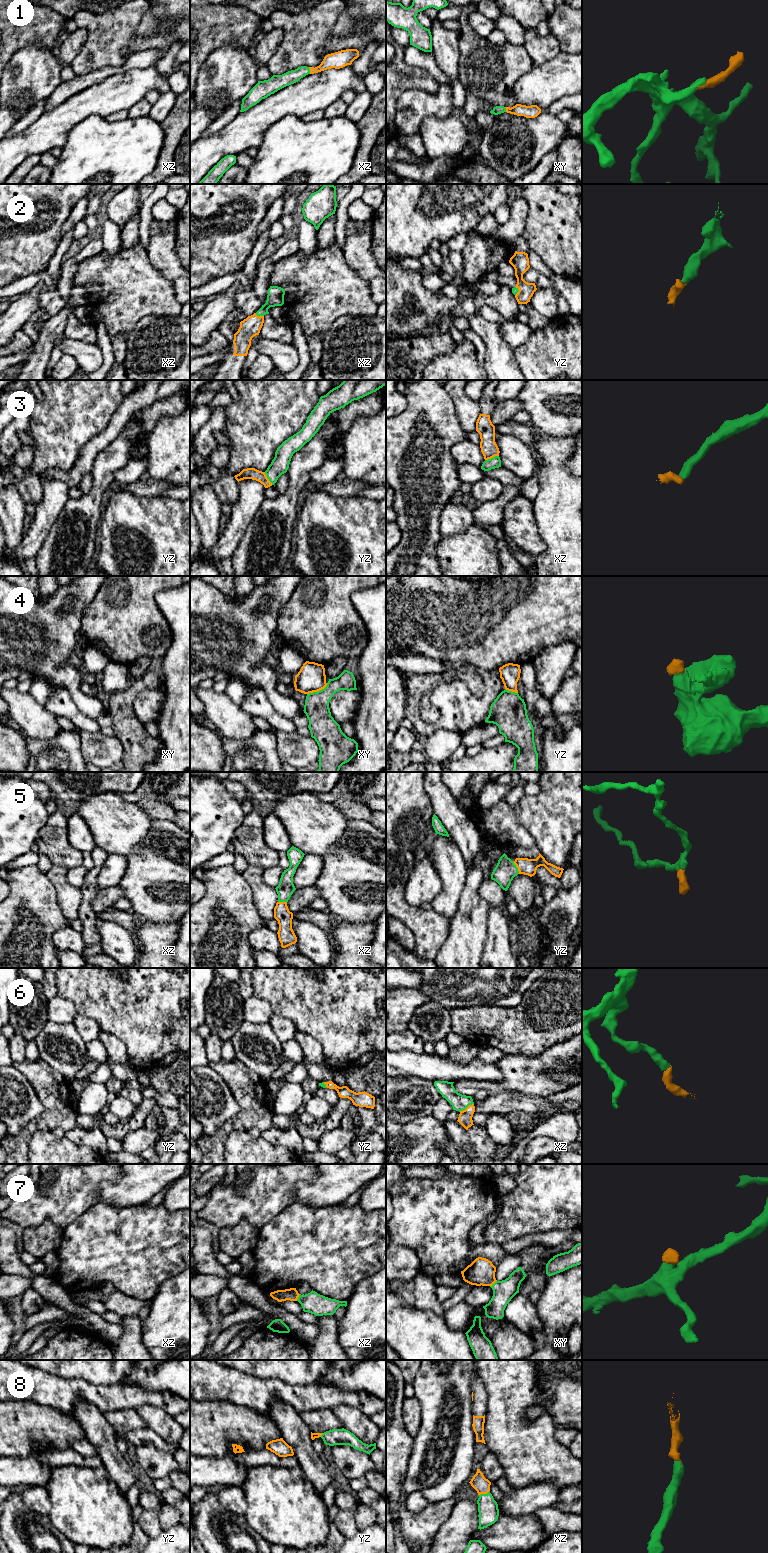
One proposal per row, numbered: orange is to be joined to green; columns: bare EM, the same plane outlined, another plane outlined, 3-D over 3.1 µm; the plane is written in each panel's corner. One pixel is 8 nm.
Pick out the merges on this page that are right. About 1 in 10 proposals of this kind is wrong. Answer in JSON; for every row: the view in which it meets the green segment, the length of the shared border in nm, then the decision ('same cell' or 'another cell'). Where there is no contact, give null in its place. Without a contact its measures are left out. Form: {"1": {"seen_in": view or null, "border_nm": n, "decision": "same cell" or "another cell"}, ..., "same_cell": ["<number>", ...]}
{"1": {"seen_in": "xz", "border_nm": 60, "decision": "same cell"}, "2": {"seen_in": "xz", "border_nm": 80, "decision": "same cell"}, "3": {"seen_in": "xz", "border_nm": 120, "decision": "same cell"}, "4": {"seen_in": "xy", "border_nm": 190, "decision": "another cell"}, "5": {"seen_in": "yz", "border_nm": 120, "decision": "same cell"}, "6": {"seen_in": "xz", "border_nm": 140, "decision": "same cell"}, "7": {"seen_in": "xz", "border_nm": 70, "decision": "same cell"}, "8": {"seen_in": "xz", "border_nm": 100, "decision": "same cell"}, "same_cell": ["1", "2", "3", "5", "6", "7", "8"]}

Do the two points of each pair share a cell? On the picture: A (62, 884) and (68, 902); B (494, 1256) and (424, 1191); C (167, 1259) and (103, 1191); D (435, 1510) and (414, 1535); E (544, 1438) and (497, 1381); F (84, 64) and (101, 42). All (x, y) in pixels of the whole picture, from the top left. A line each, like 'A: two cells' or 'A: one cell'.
A: one cell
B: one cell
C: two cells
D: one cell
E: one cell
F: one cell

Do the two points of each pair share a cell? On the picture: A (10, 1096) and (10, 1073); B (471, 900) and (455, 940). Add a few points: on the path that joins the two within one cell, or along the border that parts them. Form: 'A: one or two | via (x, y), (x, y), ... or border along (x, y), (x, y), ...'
A: one | via (10, 1090), (10, 1079)
B: one | via (470, 910), (466, 914), (465, 930)

